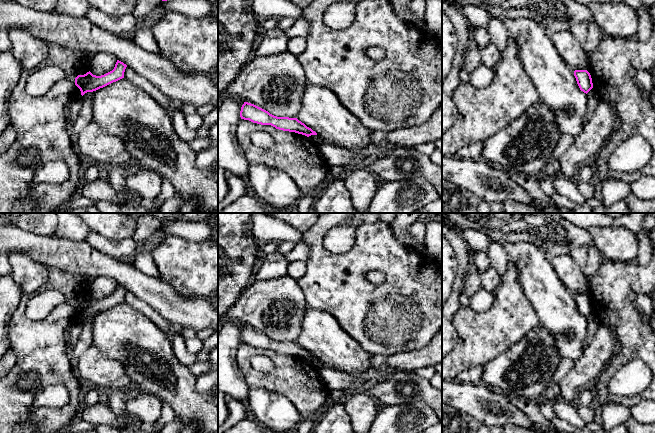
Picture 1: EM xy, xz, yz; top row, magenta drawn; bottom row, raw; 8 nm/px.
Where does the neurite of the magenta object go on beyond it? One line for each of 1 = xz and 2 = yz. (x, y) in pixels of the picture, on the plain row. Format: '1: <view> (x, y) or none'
1: none
2: none

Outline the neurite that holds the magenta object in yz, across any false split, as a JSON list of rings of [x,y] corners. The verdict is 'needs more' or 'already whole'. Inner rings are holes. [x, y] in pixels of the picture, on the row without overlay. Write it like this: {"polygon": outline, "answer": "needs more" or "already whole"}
{"polygon": [[[575,294],[574,300],[581,315],[588,317],[593,312],[592,302],[587,294]]], "answer": "already whole"}

